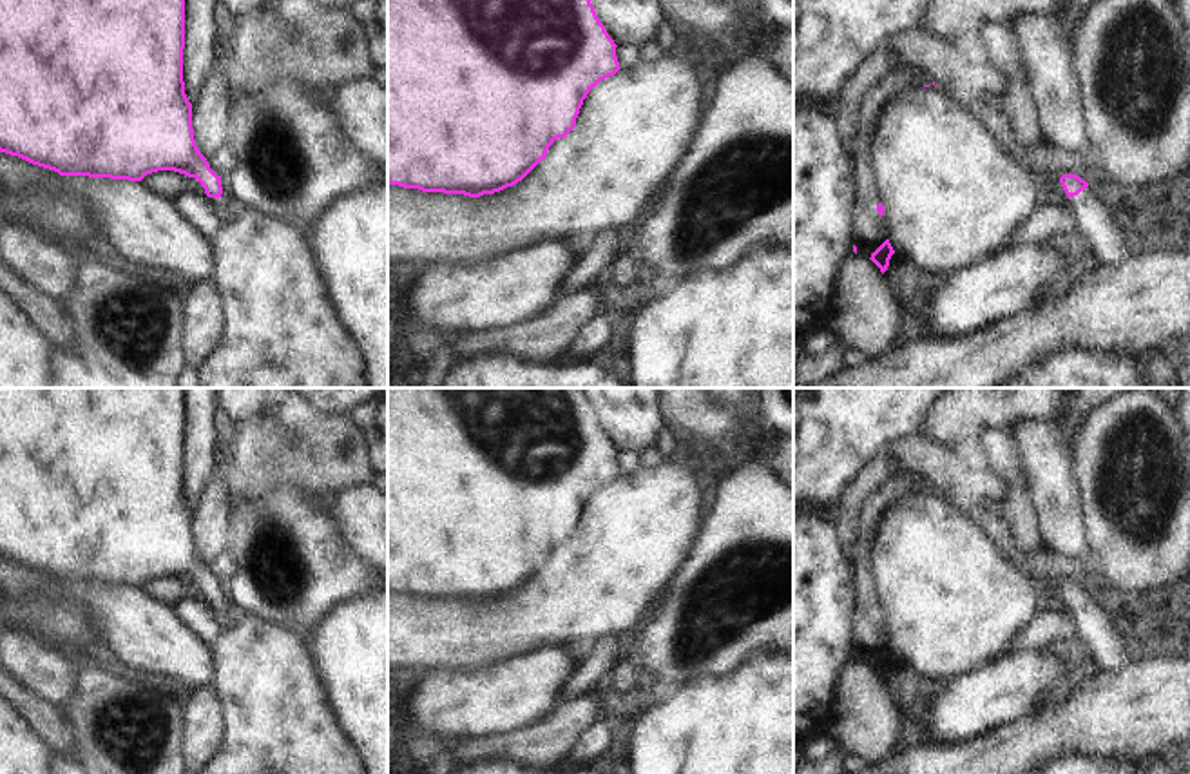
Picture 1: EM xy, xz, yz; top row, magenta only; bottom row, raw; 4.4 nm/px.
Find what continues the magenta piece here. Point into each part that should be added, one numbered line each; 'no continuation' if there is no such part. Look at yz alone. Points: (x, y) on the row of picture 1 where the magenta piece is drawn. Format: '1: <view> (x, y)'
1: yz (1102, 234).

